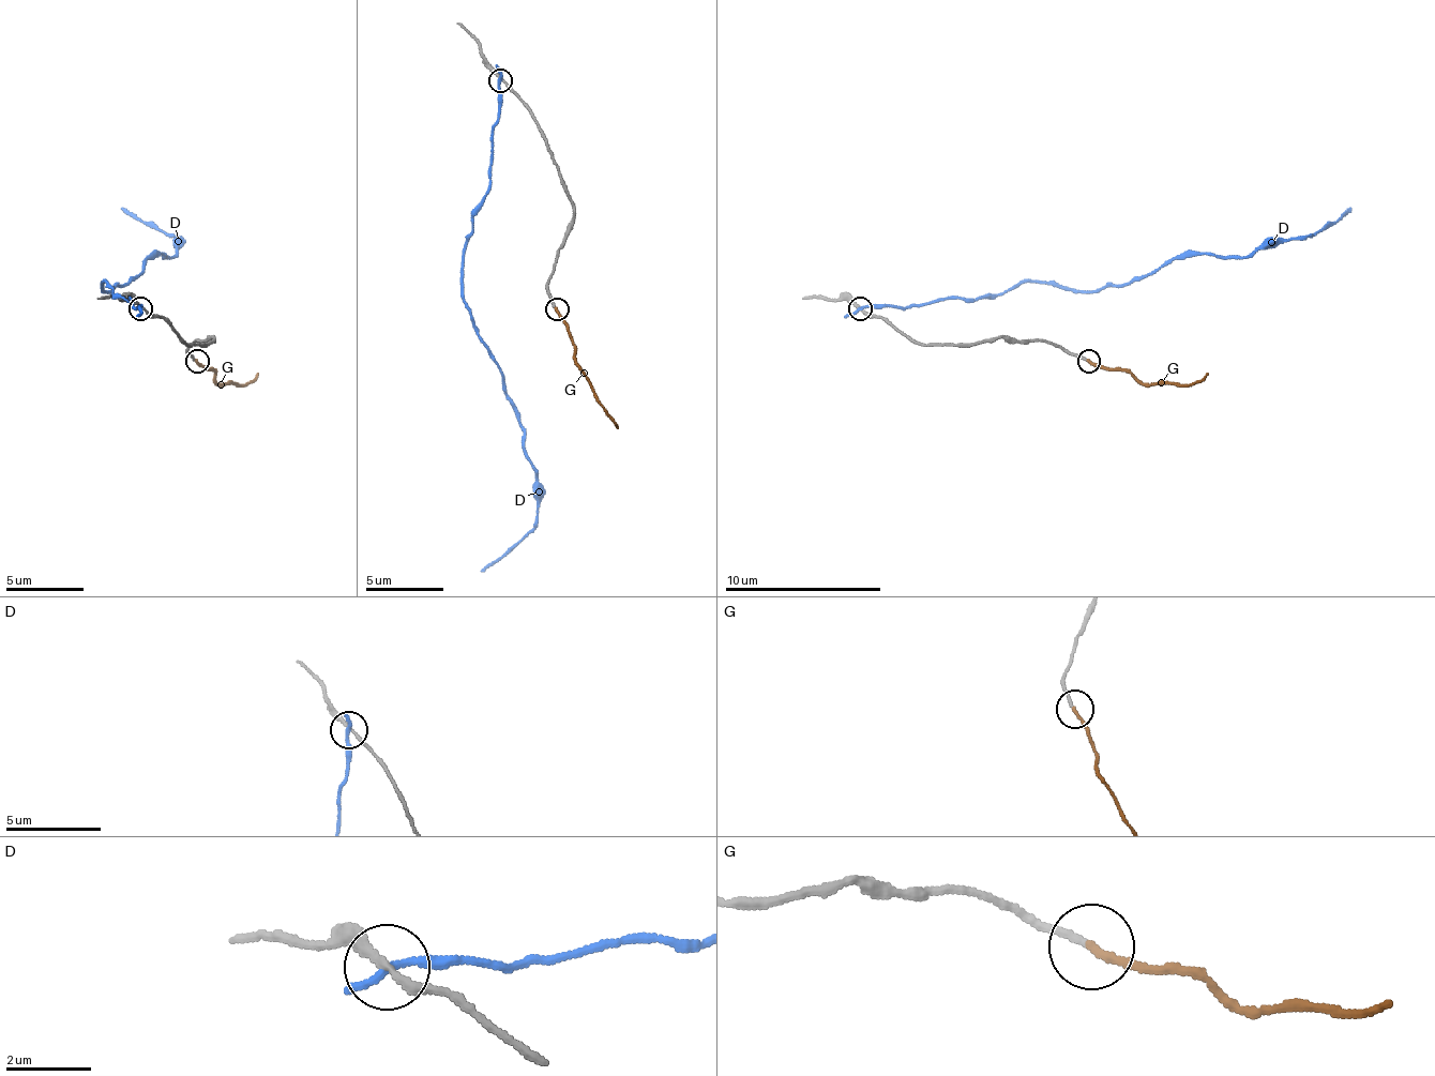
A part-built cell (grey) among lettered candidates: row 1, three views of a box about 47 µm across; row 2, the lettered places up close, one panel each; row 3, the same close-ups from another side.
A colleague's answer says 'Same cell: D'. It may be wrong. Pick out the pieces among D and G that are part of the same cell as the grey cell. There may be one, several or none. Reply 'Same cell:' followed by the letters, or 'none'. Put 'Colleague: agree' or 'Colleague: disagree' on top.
Colleague: disagree
Same cell: G

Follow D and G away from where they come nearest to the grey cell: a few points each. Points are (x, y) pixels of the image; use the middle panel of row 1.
D: (501, 80), (489, 195), (466, 241), (462, 300), (513, 406), (525, 457), (537, 476), (537, 524), (481, 571)
G: (556, 308), (579, 370), (606, 418), (618, 429)

